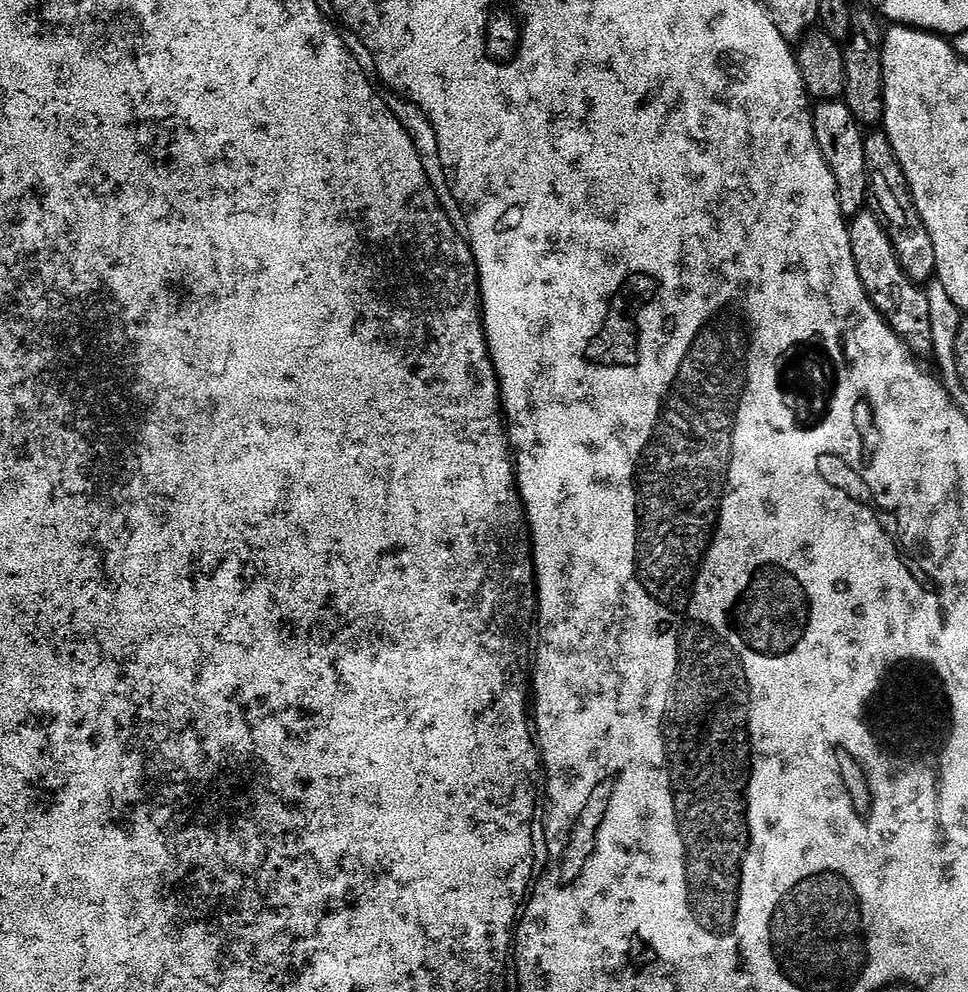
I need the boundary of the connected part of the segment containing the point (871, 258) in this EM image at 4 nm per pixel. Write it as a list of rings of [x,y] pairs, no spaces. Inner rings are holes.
[[[865,210],[851,217],[848,233],[850,254],[854,254],[858,278],[880,317],[888,323],[890,330],[894,330],[894,334],[898,334],[898,338],[902,338],[913,356],[925,358],[924,356],[930,355],[936,344],[936,336],[932,333],[932,304],[924,293],[925,289],[913,282],[902,270],[894,254],[894,246],[875,211]]]

